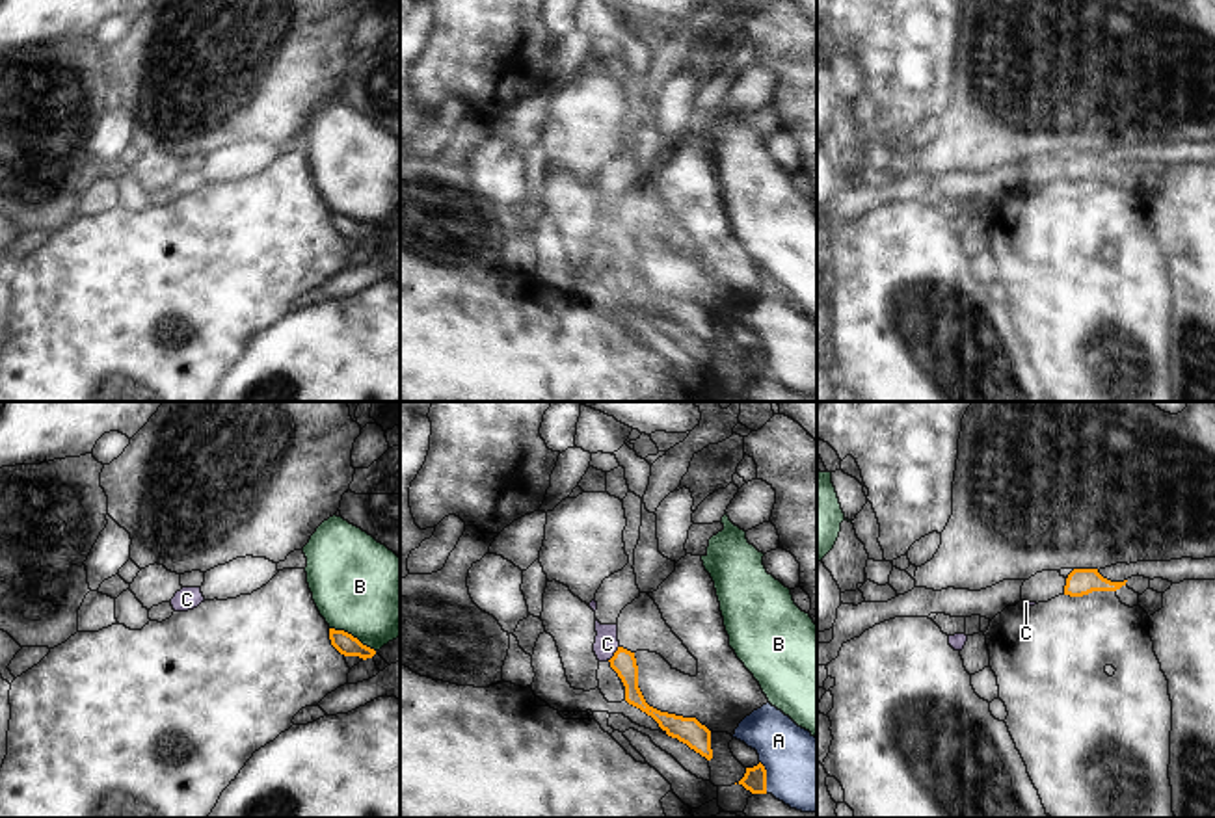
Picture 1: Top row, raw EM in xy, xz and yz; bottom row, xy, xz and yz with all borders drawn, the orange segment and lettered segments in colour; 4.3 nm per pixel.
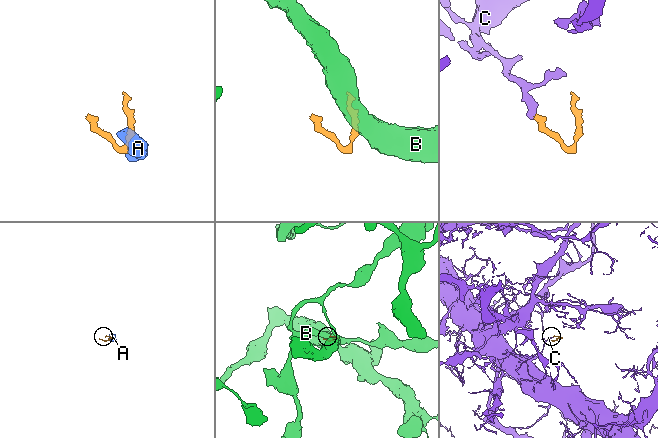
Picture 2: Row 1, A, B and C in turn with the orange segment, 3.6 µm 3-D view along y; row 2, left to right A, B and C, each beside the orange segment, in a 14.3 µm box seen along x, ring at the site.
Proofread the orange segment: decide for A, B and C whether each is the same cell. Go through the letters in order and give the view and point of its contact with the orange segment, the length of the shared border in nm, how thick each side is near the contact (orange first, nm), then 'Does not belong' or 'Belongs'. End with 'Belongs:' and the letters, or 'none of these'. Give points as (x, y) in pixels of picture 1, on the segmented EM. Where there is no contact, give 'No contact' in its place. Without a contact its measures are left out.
A: Touches orange at xz (765, 778). Shared border 150 nm. Thickness 100 nm (orange) against 320 nm. Does not belong
B: Touches orange at xy (350, 634). Shared border 220 nm. Thickness 90 nm (orange) against 400 nm. Does not belong
C: Touches orange at xz (614, 653). Shared border 80 nm. Thickness 110 nm (orange) against 100 nm. Belongs
Belongs: C

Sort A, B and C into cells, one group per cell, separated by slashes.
A / B / C

